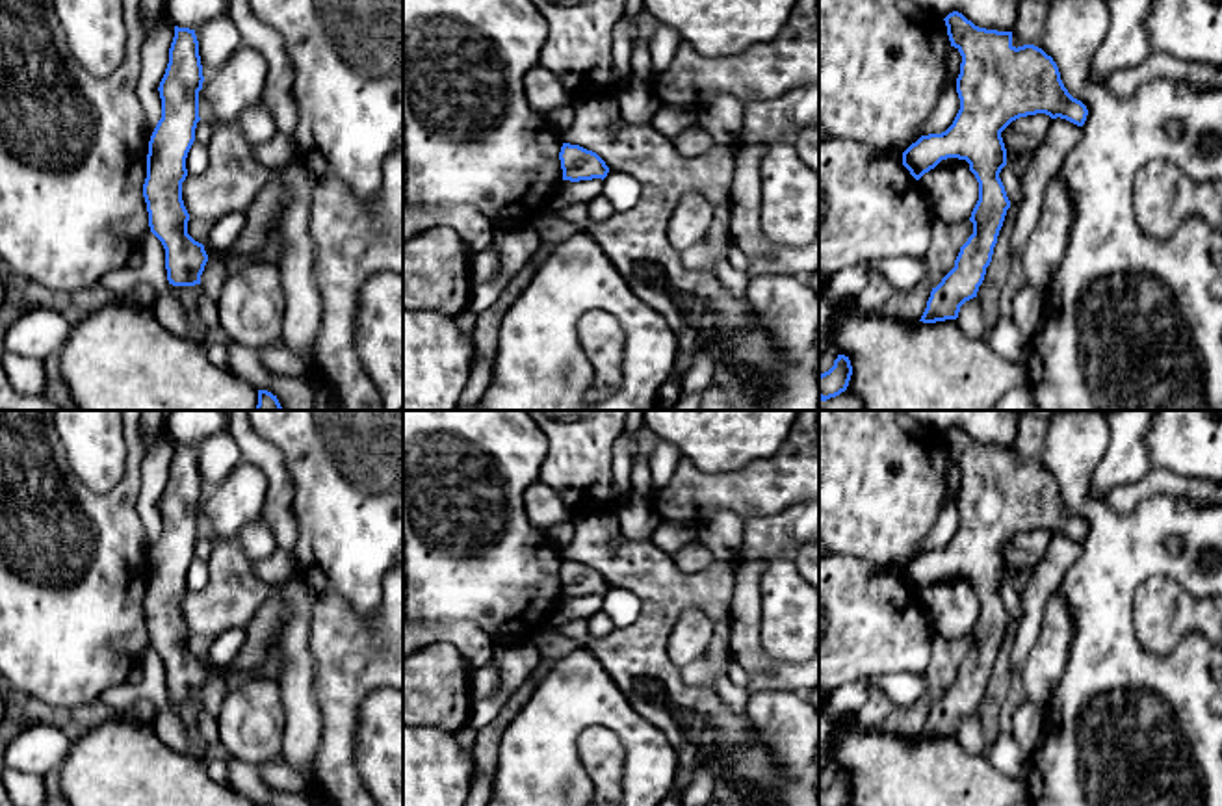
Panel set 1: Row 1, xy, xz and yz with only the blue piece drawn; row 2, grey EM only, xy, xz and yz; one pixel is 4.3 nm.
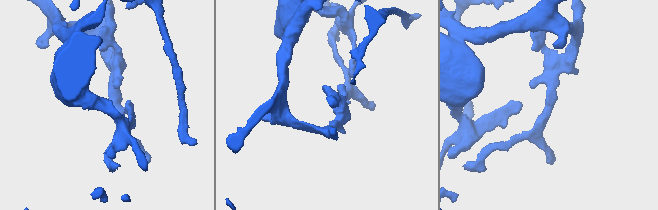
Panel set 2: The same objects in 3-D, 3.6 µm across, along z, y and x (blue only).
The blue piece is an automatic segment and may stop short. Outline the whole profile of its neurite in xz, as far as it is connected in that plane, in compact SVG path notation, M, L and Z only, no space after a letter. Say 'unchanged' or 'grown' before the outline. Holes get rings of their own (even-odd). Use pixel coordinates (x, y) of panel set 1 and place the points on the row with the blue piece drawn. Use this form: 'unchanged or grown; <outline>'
unchanged; M563 143L559 160L563 169L563 180L604 180L609 173L609 167L596 152L587 150L579 145Z

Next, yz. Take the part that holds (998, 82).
unchanged; M962 13L945 19L951 46L960 56L956 93L960 110L942 134L921 136L903 152L903 165L919 180L942 160L969 163L979 182L971 212L973 234L960 247L955 267L932 288L919 321L956 319L960 306L977 297L1010 201L999 178L1007 165L1001 132L1016 119L1046 113L1083 126L1086 106L1073 98L1051 56L1034 45L1014 46L1012 32L975 26Z

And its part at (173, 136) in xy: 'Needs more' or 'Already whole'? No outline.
Already whole

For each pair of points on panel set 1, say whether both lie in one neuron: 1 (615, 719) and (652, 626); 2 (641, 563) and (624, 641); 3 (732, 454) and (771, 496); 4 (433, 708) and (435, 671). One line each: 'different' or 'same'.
1: different
2: same
3: different
4: same

